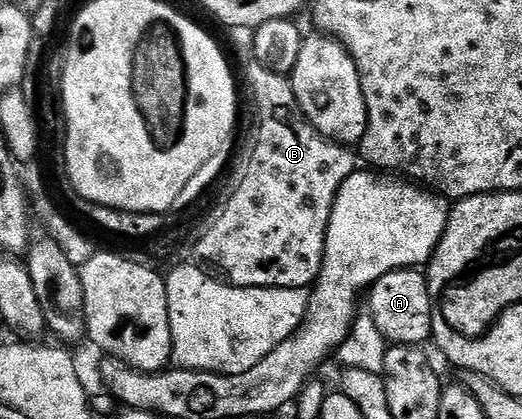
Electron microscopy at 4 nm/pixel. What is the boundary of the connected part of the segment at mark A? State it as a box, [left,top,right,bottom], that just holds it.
[367,268,433,345]

